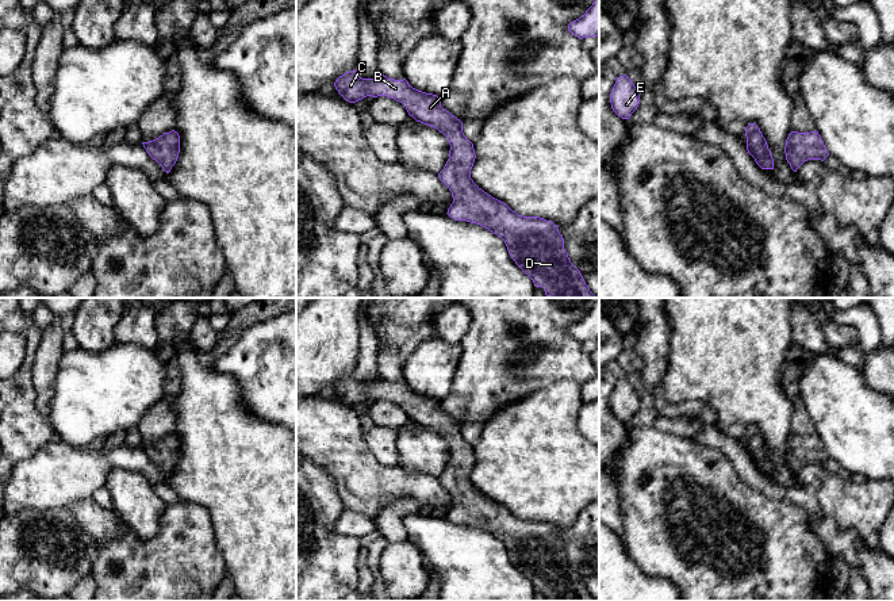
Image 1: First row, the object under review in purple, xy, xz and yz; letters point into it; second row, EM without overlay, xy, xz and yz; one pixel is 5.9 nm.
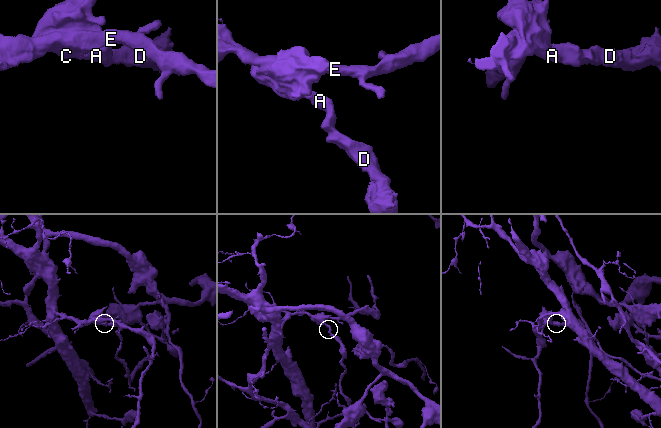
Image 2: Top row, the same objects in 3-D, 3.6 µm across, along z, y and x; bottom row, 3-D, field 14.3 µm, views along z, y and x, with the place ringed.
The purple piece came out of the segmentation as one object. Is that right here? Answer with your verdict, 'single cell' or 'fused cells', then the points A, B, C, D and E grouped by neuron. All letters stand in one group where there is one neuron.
fused cells | A B C E / D

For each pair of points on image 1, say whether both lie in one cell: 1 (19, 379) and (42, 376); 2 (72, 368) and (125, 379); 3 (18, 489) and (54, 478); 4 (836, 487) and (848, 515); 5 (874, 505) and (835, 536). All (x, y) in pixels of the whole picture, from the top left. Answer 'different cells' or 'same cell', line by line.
1: different cells
2: same cell
3: same cell
4: same cell
5: different cells

